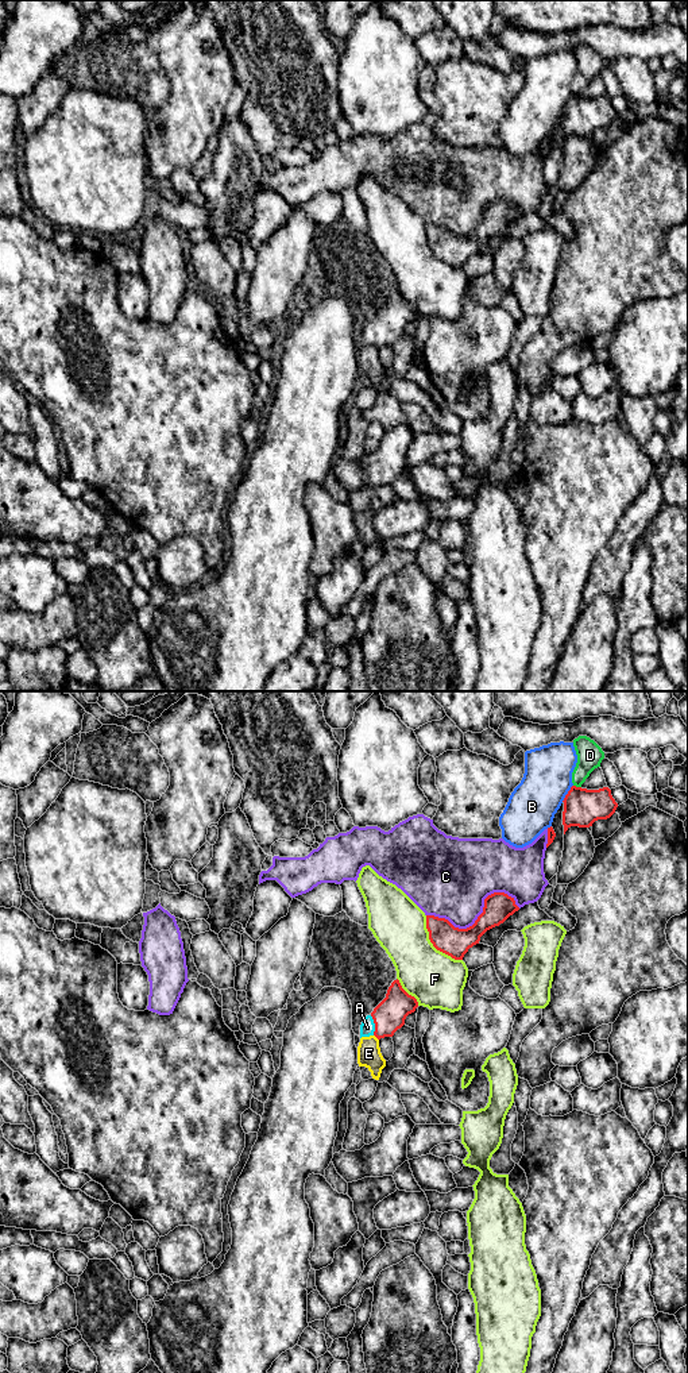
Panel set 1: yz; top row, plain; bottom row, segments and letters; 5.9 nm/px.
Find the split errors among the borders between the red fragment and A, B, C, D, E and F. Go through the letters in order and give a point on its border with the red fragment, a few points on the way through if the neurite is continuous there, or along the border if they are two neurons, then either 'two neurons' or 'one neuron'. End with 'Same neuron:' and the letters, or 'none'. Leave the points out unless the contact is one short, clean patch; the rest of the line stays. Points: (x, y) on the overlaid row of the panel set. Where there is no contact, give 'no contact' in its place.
A: contact yz (375, 1025); way yz (389, 1015), (375, 1025), (367, 1028); one neuron
B: contact yz (568, 793); two neurons
C: contact yz (478, 917); two neurons
D: contact yz (578, 787); two neurons
E: contact yz (375, 1036); two neurons
F: contact yz (433, 945); two neurons
Same neuron: A

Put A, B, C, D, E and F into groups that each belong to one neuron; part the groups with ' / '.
A / B / C / D / E / F

